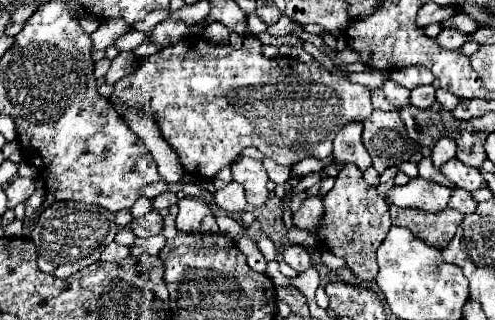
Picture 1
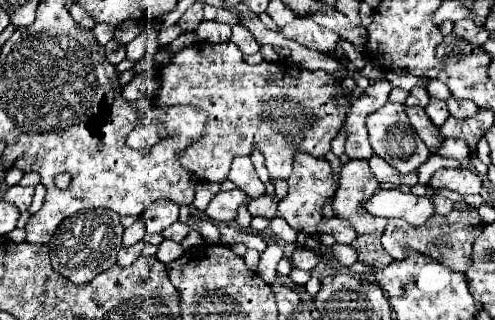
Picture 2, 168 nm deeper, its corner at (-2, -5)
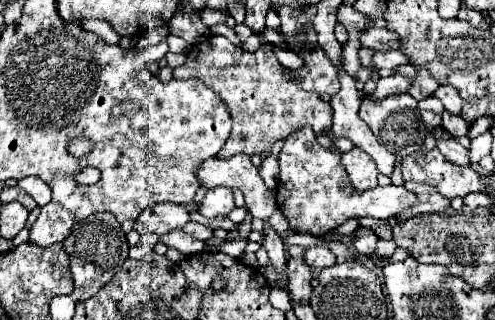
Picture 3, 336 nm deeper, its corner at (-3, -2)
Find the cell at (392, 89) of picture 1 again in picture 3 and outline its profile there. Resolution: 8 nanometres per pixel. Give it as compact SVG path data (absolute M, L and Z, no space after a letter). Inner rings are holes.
M438 128L434 130L432 134L436 134L440 140L438 140L438 150L444 154L446 160L450 160L452 164L458 164L458 166L470 166L470 156L468 156L468 148L464 148L462 144L458 144L456 140L448 138L448 132L444 128Z

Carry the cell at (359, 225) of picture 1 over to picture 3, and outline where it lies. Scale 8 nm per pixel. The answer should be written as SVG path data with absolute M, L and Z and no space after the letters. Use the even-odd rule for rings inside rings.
M354 146L350 152L344 152L342 164L356 190L368 190L368 188L376 186L378 168L376 168L374 160L370 156L366 156L366 152L362 152L362 148Z

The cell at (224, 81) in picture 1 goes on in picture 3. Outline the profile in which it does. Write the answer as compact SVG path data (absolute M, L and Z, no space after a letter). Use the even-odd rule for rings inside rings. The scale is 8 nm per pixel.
M206 36L204 42L196 44L194 50L188 52L188 60L185 61L184 66L174 70L174 78L176 80L198 78L206 86L210 86L216 94L220 94L222 100L226 102L226 106L232 114L234 126L232 126L230 138L226 140L224 148L218 152L218 158L230 158L230 156L240 154L240 152L248 154L248 156L270 152L270 148L276 140L282 140L290 132L296 132L298 128L304 128L308 124L314 128L316 136L318 134L328 134L330 128L332 128L332 108L330 108L330 104L324 102L318 94L306 92L306 90L298 88L298 84L286 80L286 76L280 68L280 62L274 56L274 48L266 42L262 42L256 52L244 52L224 36Z

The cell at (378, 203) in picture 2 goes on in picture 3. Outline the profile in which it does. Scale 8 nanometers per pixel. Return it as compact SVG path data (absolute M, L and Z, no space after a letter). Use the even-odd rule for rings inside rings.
M300 128L286 138L280 152L280 182L276 186L276 202L282 214L290 222L290 230L296 234L320 236L332 228L342 226L350 218L390 218L396 212L416 204L416 194L404 186L376 186L366 192L354 192L348 174L340 162L340 152L324 148L316 142L314 130Z

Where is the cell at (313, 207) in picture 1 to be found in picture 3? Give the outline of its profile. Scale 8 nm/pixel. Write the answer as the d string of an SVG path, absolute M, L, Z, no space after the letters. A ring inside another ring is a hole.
M358 228L356 232L356 242L354 242L354 248L360 252L360 254L364 254L364 256L374 256L374 258L378 258L378 260L384 260L384 262L388 262L386 258L382 258L382 256L376 256L376 250L378 250L378 246L376 246L376 242L378 242L378 236L372 232L372 230L368 230L368 228Z

